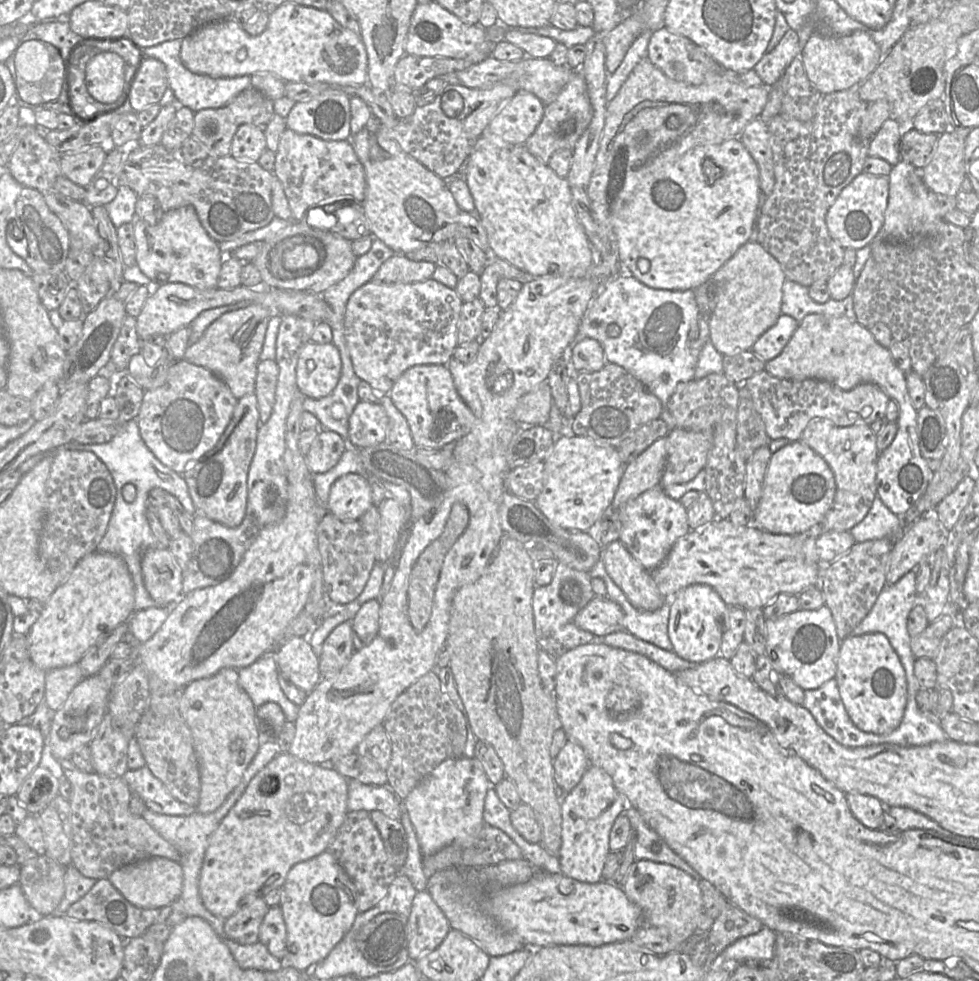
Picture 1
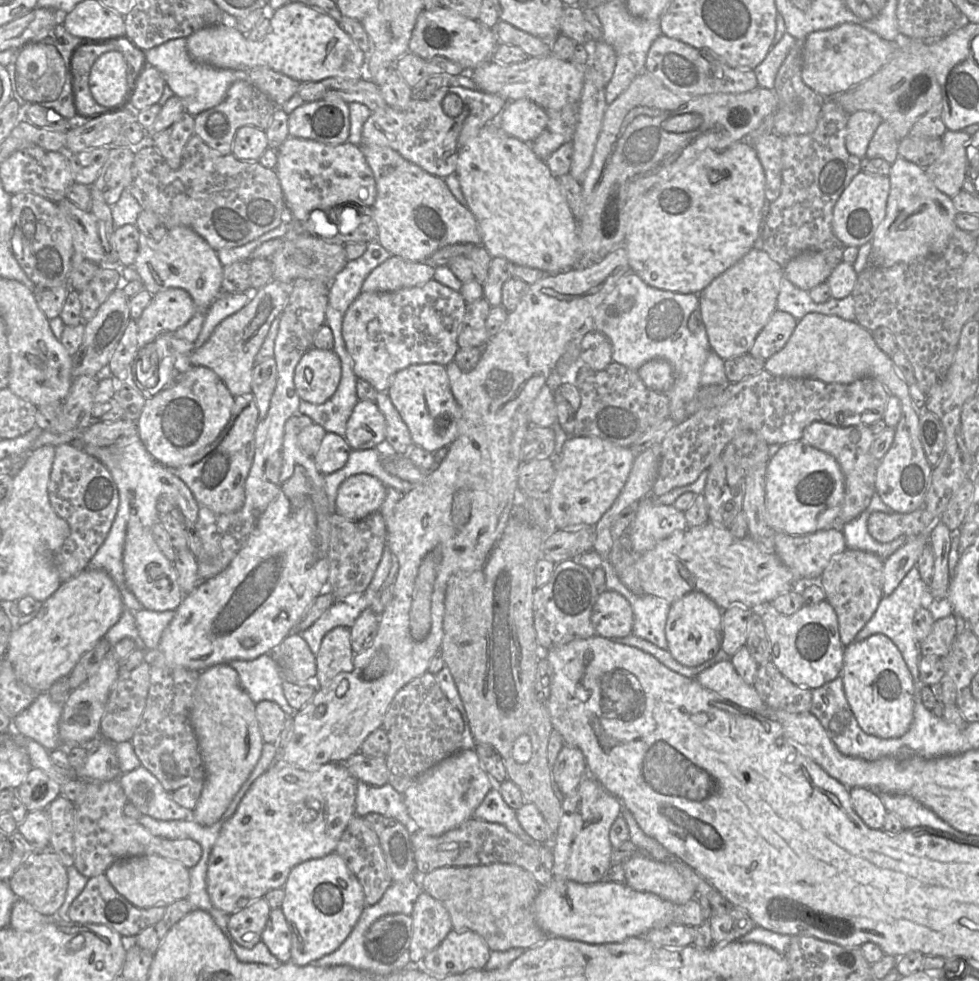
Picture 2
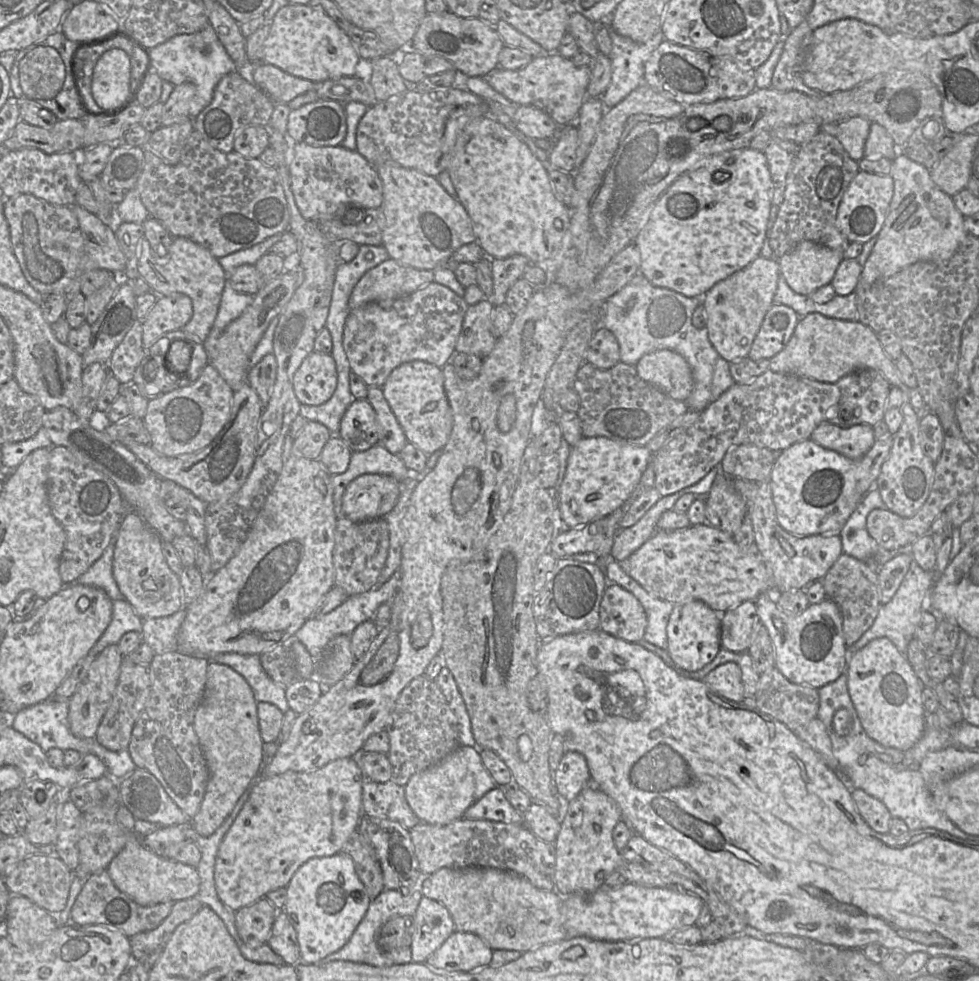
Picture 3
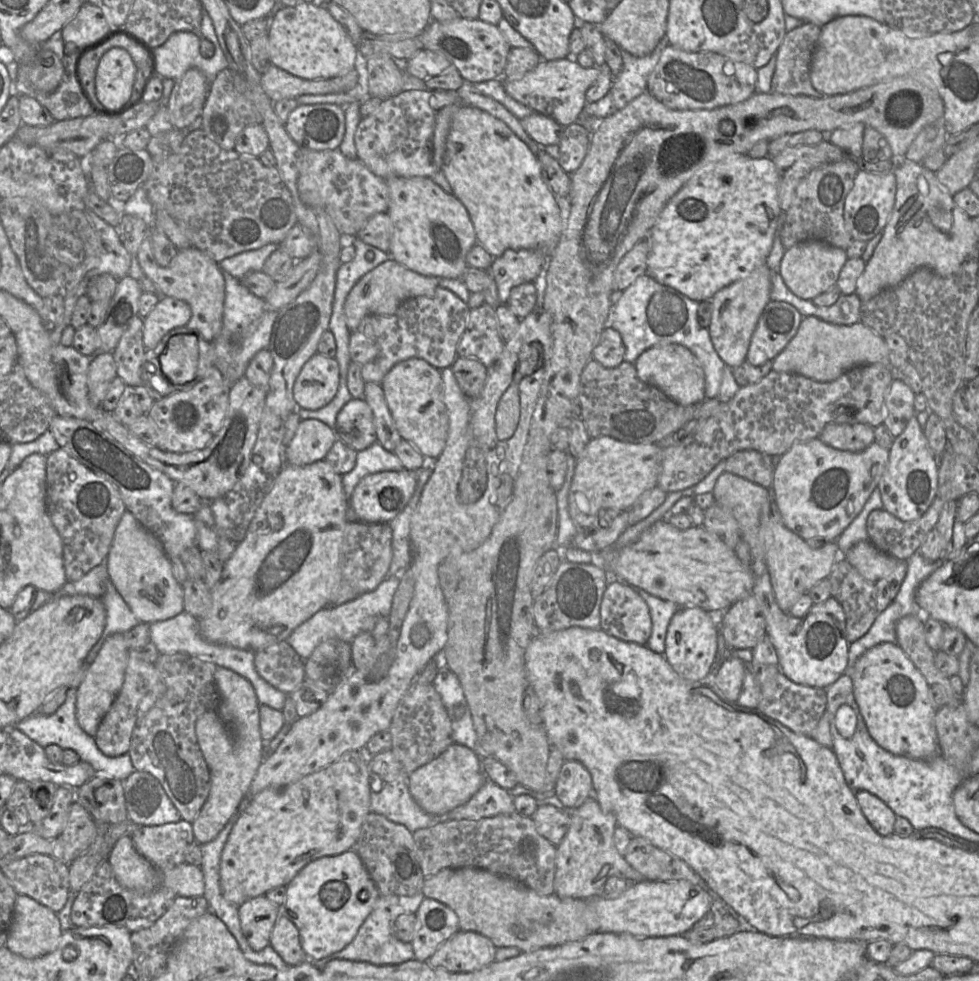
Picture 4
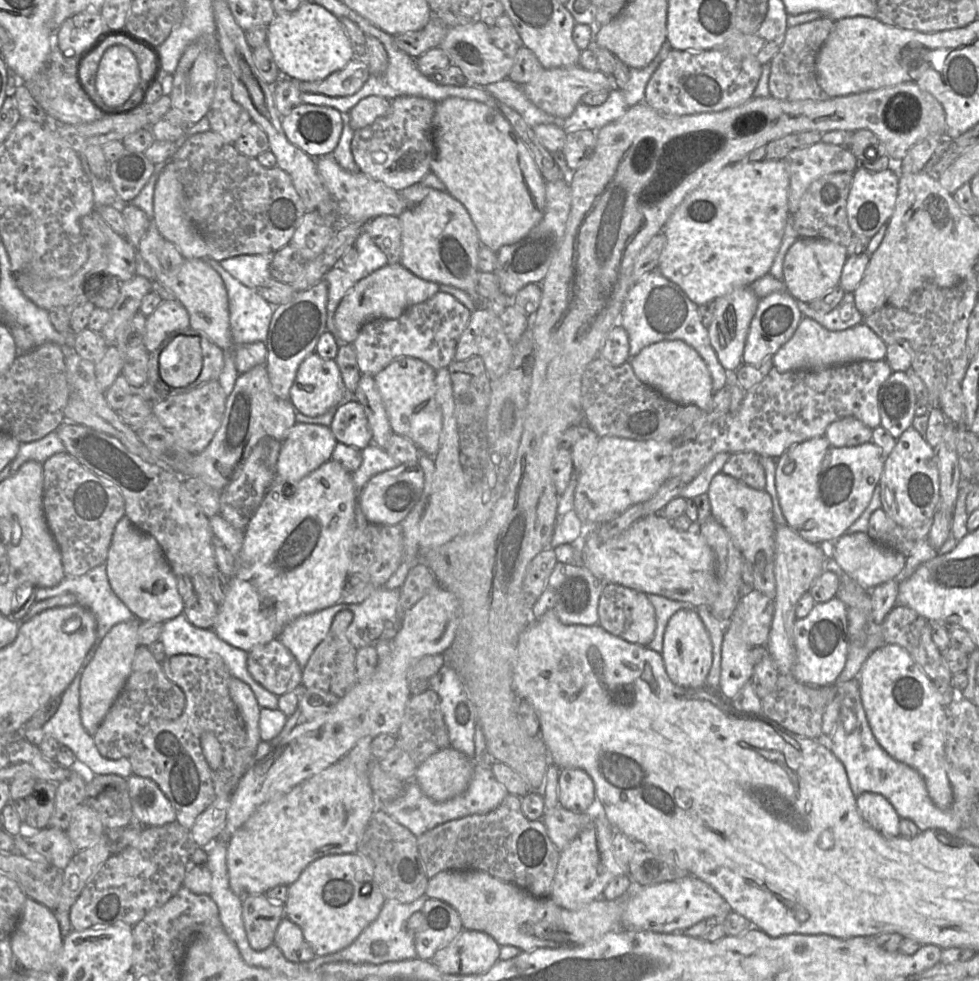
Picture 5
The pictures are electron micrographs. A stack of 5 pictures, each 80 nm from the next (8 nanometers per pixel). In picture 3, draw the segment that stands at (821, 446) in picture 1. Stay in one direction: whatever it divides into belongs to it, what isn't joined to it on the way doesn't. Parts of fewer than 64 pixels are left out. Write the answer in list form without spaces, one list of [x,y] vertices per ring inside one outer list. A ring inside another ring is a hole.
[[[828,422],[819,424],[810,439],[823,448],[850,459],[864,456],[876,440],[872,426],[858,424],[850,428],[841,428]]]

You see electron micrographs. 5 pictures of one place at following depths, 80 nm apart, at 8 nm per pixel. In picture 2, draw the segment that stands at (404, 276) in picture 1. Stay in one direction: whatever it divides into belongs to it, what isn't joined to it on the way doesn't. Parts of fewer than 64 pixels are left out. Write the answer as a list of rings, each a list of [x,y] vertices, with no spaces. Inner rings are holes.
[[[392,256],[376,267],[364,280],[361,292],[394,292],[416,287],[434,279],[435,267]]]

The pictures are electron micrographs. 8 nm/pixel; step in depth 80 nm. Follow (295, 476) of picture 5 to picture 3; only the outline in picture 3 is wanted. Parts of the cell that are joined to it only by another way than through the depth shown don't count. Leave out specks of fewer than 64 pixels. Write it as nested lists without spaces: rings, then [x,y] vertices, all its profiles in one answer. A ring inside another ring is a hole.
[[[308,421],[294,439],[293,447],[300,456],[309,460],[317,460],[332,435],[323,424]]]

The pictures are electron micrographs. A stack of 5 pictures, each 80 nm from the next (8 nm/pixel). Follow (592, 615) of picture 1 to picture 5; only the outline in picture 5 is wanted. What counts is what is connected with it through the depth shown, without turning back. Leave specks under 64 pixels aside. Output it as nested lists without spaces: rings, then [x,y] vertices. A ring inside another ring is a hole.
[[[604,583],[598,603],[598,624],[611,634],[628,642],[648,646],[656,630],[655,609],[648,596],[616,583]]]

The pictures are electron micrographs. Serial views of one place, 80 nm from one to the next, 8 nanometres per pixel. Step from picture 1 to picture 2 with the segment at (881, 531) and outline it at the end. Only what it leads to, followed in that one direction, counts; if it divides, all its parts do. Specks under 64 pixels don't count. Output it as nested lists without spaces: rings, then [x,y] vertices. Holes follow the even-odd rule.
[[[875,492],[869,506],[855,519],[843,524],[840,529],[844,535],[847,549],[856,549],[876,554],[886,560],[908,539],[900,536],[889,543],[879,543],[872,538],[867,529],[867,521],[873,512],[892,512]]]

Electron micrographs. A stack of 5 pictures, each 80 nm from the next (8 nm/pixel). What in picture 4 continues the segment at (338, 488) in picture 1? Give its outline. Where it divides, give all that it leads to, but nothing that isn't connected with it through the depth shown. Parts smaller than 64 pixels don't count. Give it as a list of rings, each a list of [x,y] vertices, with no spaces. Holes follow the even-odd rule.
[[[406,469],[373,473],[365,476],[356,485],[350,498],[350,506],[361,522],[389,523],[405,508],[416,485],[416,473]]]

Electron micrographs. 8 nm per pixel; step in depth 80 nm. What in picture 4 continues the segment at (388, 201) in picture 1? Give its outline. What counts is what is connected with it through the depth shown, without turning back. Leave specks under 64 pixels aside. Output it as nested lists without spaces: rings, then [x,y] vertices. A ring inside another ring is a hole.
[[[398,177],[385,180],[391,220],[390,258],[424,276],[461,279],[468,267],[466,255],[477,243],[465,206],[446,193],[430,177]]]

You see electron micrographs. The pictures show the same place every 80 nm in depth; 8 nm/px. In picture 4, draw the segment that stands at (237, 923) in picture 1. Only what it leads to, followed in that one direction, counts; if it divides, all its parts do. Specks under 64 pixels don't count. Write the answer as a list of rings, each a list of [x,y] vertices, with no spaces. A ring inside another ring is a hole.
[[[266,896],[250,899],[238,907],[243,935],[254,951],[261,951],[270,944],[272,929],[282,914],[281,907]]]

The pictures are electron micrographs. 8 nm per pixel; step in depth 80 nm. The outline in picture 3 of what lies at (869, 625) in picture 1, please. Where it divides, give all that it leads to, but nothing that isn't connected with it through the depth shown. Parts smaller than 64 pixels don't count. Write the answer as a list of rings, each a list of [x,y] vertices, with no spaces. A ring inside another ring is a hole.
[[[912,560],[910,568],[894,596],[888,603],[880,606],[872,626],[849,647],[850,653],[858,651],[875,638],[885,637],[892,641],[896,648],[906,656],[908,644],[915,637],[916,628],[921,619],[925,596],[931,592],[937,577],[938,574],[935,570],[926,571],[915,560]]]

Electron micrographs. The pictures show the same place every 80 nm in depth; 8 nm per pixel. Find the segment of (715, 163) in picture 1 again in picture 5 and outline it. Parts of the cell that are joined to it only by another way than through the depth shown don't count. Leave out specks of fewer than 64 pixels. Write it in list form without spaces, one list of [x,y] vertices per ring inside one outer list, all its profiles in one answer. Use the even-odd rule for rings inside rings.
[[[745,159],[724,167],[714,179],[692,191],[670,216],[662,231],[666,235],[667,243],[659,258],[658,271],[665,278],[677,284],[689,299],[698,306],[725,296],[739,287],[749,286],[757,279],[769,273],[781,246],[788,218],[788,194],[789,175],[786,165],[782,160],[763,159],[758,162],[752,162]]]

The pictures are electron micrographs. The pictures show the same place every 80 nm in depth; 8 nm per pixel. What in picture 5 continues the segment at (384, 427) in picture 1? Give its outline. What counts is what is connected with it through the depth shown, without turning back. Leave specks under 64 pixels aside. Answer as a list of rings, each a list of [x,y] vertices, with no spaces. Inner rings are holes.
[[[347,397],[339,406],[331,426],[336,441],[363,450],[372,443],[372,433],[363,406]]]

